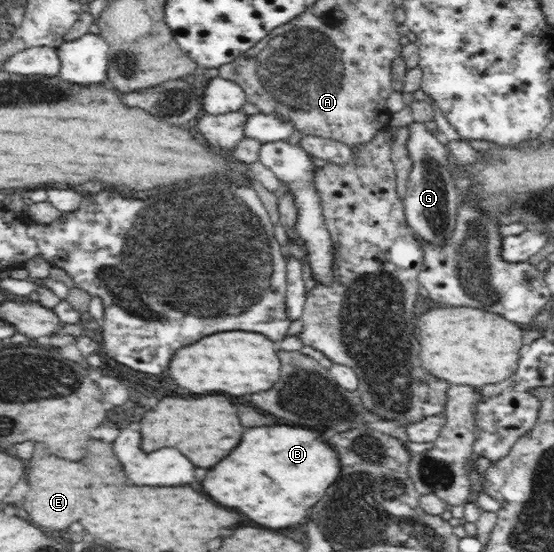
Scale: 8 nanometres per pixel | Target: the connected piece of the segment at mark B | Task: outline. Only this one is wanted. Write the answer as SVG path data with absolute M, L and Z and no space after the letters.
M285 424L261 426L245 430L241 444L207 472L203 490L221 506L243 512L257 524L291 528L305 520L307 510L323 498L337 474L339 456L333 448L327 448L321 432Z

